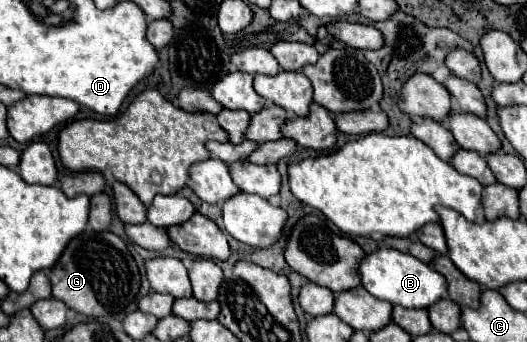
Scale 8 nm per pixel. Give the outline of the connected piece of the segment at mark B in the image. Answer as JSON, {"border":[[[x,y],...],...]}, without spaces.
{"border":[[[381,247],[359,261],[361,285],[377,299],[389,301],[391,305],[411,307],[411,309],[427,309],[435,301],[439,301],[447,293],[445,279],[427,263],[419,261],[409,253],[401,253],[397,249]]]}

